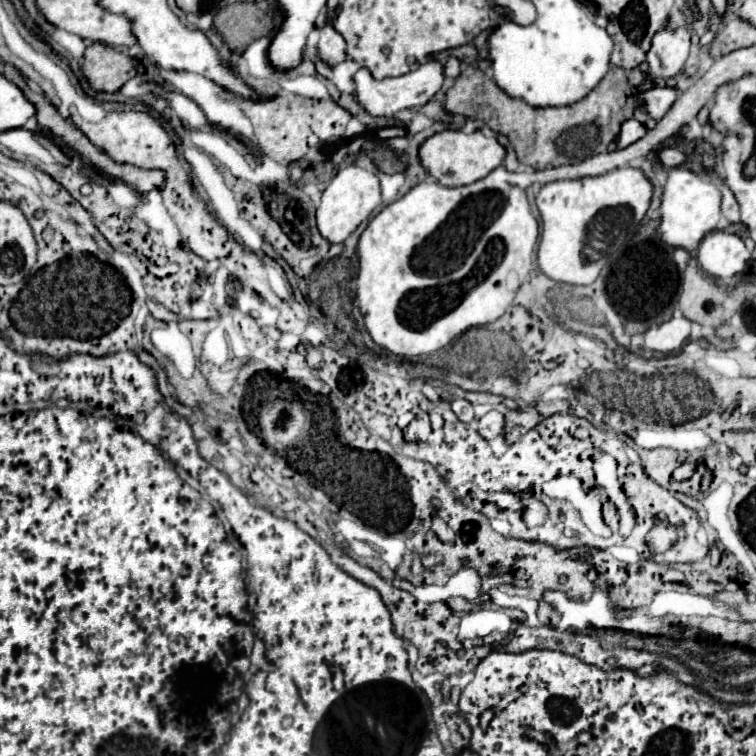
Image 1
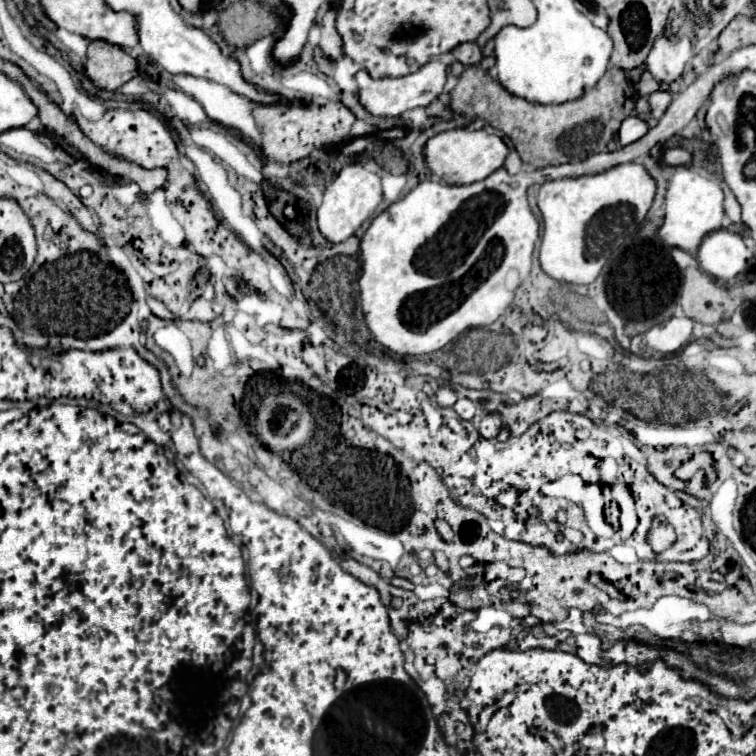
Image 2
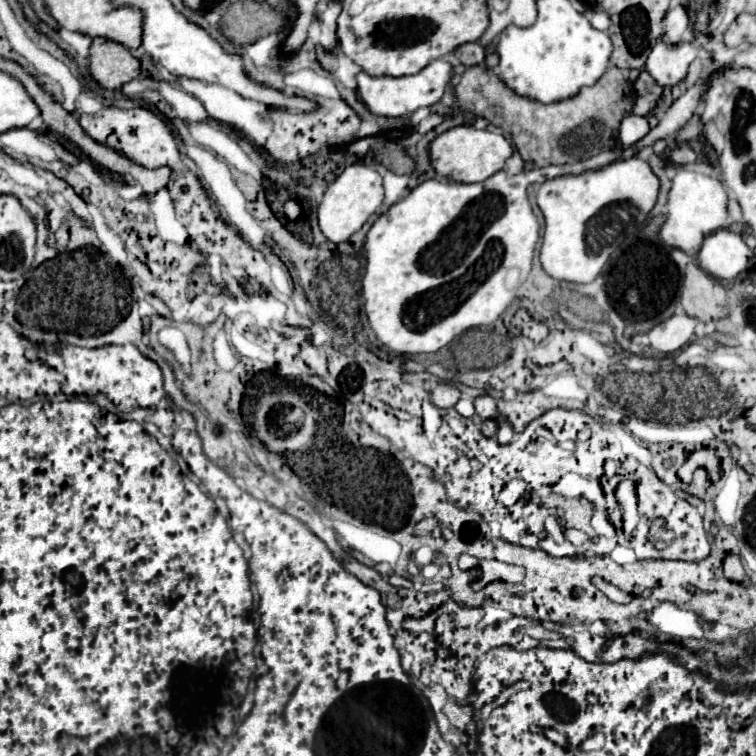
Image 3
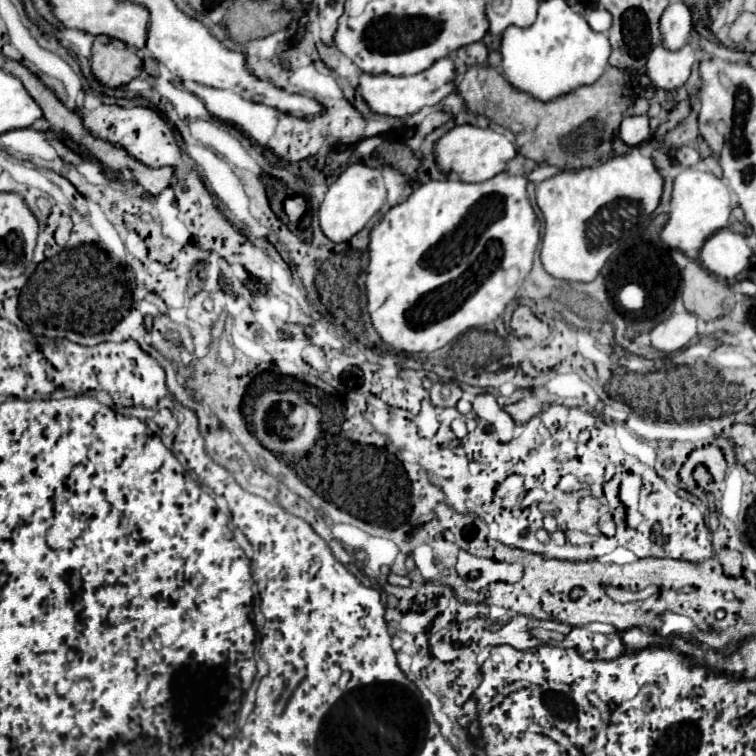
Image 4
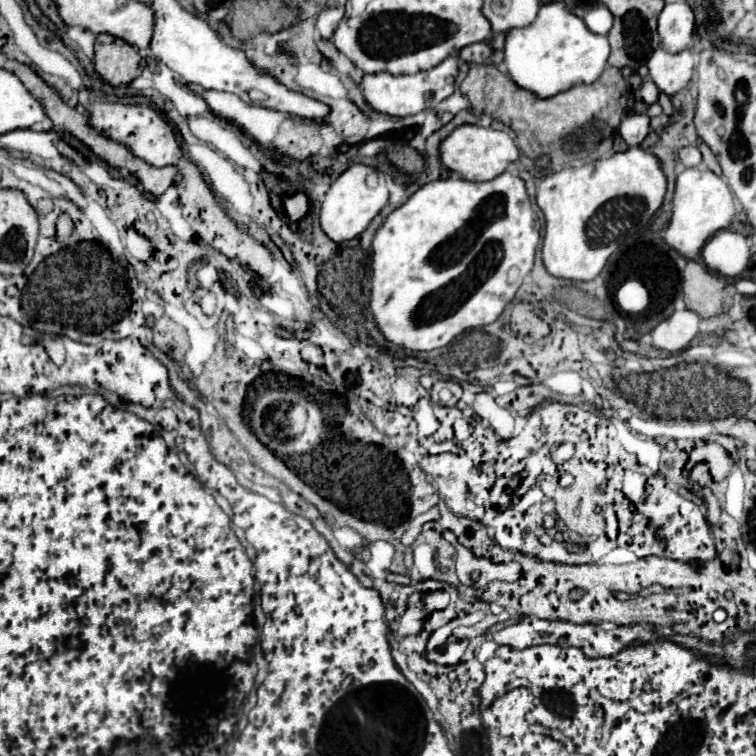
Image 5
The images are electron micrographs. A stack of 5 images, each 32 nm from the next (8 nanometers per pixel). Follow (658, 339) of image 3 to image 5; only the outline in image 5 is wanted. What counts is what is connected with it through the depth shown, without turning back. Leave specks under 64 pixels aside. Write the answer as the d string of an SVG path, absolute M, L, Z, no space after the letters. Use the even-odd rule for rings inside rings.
M676 310L670 318L660 322L652 330L652 342L656 348L666 352L680 352L690 346L690 342L698 336L700 316L692 310Z

